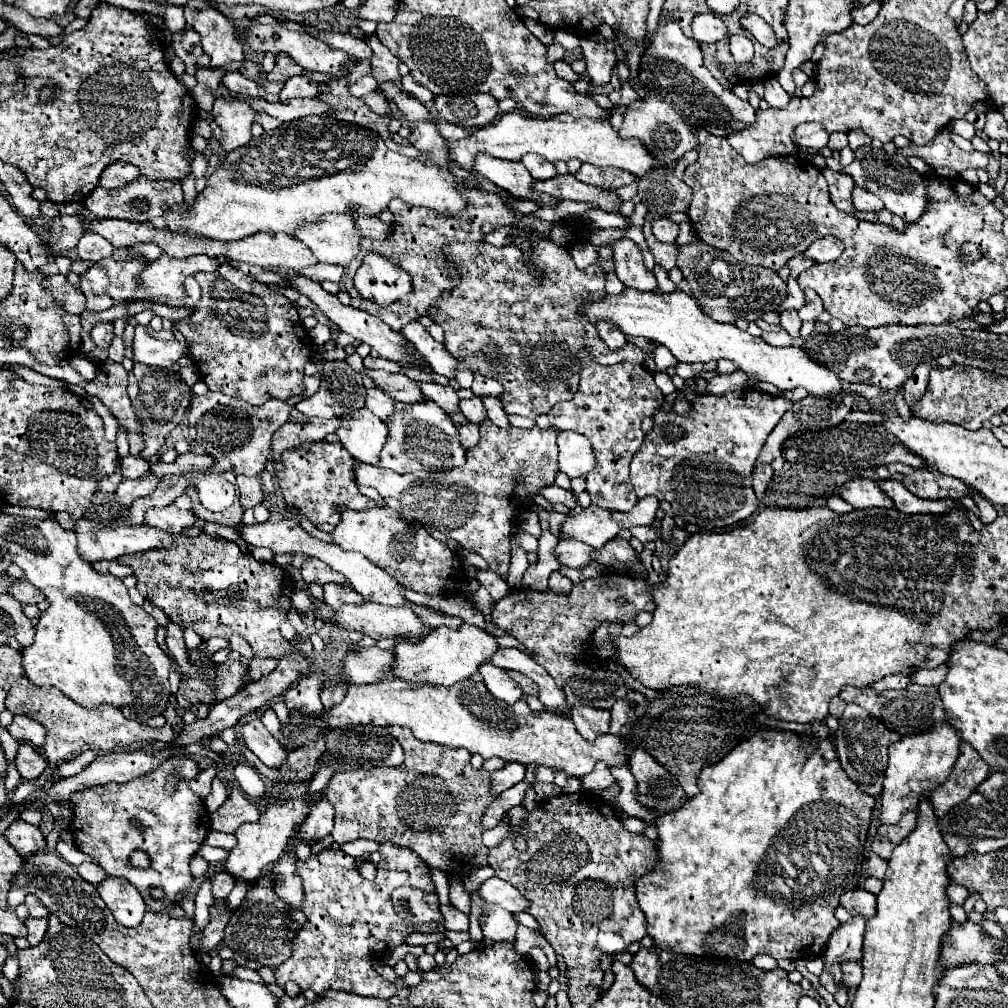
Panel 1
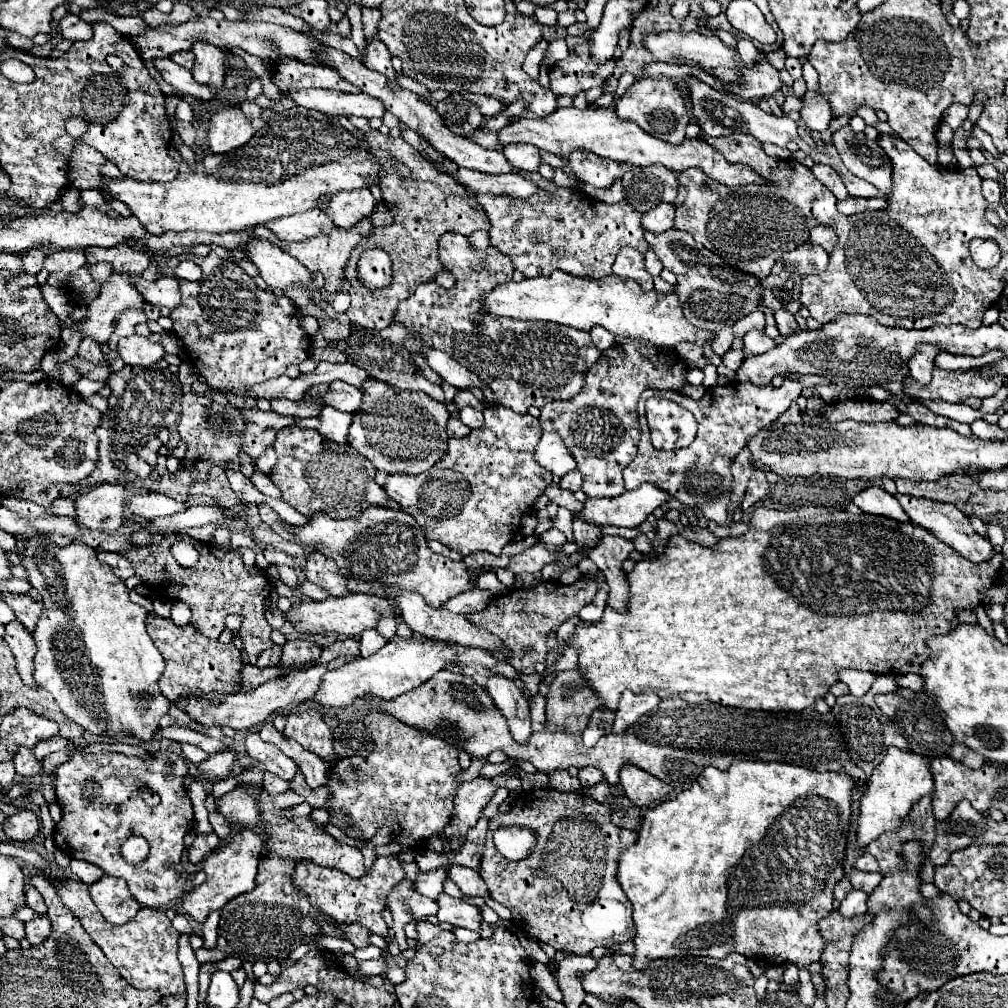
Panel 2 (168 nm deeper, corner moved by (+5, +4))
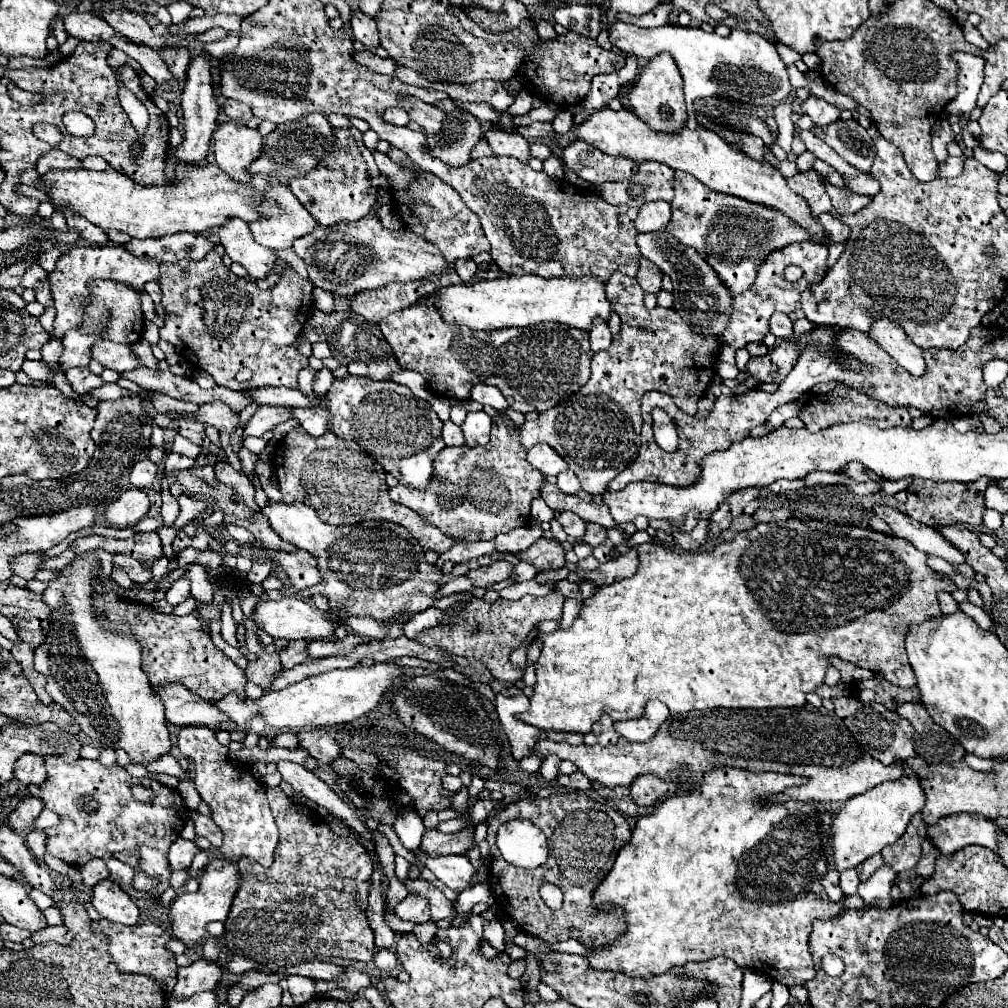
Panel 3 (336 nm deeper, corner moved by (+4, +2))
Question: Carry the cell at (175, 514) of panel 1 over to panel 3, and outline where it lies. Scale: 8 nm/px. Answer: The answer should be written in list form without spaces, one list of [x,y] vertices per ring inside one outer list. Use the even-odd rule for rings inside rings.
[[[140,489],[124,491],[104,511],[104,519],[112,527],[134,527],[148,513],[148,495]]]

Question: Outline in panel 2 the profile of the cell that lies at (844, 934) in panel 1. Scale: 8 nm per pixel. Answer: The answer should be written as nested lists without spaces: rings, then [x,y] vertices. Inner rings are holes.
[[[853,889],[839,905],[839,913],[843,917],[855,917],[855,915],[865,915],[867,913],[867,893],[859,891],[859,889]]]

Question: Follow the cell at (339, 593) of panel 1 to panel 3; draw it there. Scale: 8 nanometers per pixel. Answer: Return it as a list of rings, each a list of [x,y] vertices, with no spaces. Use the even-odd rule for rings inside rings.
[[[296,549],[294,553],[286,553],[286,551],[266,551],[262,553],[262,557],[266,559],[272,559],[274,563],[278,563],[290,585],[296,589],[296,591],[302,591],[302,589],[308,589],[310,585],[316,585],[322,581],[320,573],[318,573],[318,567],[316,567],[316,559],[302,551],[302,549]]]

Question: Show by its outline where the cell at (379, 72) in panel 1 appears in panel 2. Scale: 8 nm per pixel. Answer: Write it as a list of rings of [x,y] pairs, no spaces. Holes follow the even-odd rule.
[[[363,9],[363,33],[365,33],[365,41],[373,41],[373,37],[377,35],[377,25],[379,25],[381,13],[379,9]]]

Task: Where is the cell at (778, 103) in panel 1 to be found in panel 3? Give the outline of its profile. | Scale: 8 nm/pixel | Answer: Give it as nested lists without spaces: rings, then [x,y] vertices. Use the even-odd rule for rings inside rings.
[[[618,21],[612,23],[608,37],[614,47],[618,47],[624,53],[634,53],[636,57],[652,59],[664,51],[668,51],[674,57],[684,77],[684,95],[686,95],[686,108],[690,118],[686,126],[692,130],[698,127],[692,102],[700,97],[728,95],[746,105],[766,107],[784,101],[792,91],[786,65],[780,59],[776,45],[770,43],[760,33],[746,31],[742,27],[740,29],[732,27],[728,37],[718,37],[714,33],[706,33],[702,29],[692,29],[692,27],[664,25],[656,29],[642,29]]]

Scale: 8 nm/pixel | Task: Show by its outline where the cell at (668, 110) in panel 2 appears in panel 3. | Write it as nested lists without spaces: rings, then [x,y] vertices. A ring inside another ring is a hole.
[[[666,53],[656,55],[654,59],[650,59],[642,67],[636,85],[628,91],[628,99],[630,99],[632,109],[634,109],[632,113],[636,113],[654,131],[664,131],[664,133],[672,131],[674,133],[680,127],[684,127],[682,123],[686,123],[686,119],[688,119],[686,103],[684,103],[684,81],[682,81],[682,75],[678,71],[678,65]]]

